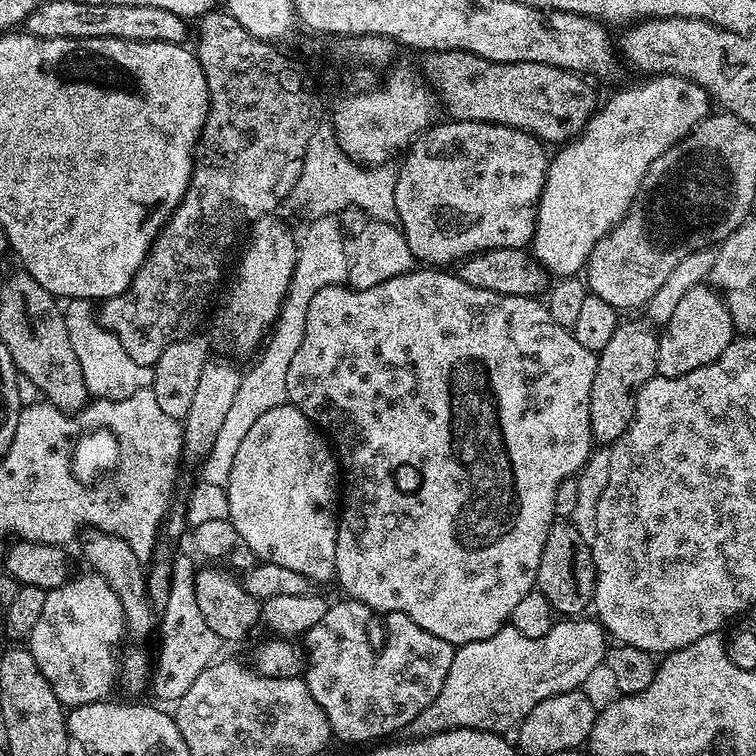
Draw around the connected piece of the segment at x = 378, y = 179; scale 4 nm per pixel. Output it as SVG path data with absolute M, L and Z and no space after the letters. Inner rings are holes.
M321 126L306 146L298 196L300 192L301 198L304 199L304 208L309 212L307 215L312 218L325 214L340 214L343 213L343 208L358 208L365 217L371 218L374 210L370 210L370 206L374 208L382 204L380 192L390 190L390 196L394 196L399 173L399 167L392 162L377 166L354 163L336 141L335 131L331 127Z

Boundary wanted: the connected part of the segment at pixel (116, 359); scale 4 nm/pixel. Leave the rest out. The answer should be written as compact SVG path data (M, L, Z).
M72 299L65 303L64 321L70 337L74 354L78 357L82 367L82 376L86 381L86 388L91 397L101 400L121 401L142 389L151 387L153 382L153 367L144 367L135 362L134 358L126 353L122 342L116 335L98 327L96 310L93 303L84 299Z

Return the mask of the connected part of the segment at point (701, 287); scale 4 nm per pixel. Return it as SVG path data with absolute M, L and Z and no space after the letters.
M699 284L678 302L674 313L659 333L659 348L656 351L657 375L676 378L709 365L721 356L726 346L732 343L735 334L723 297L711 285Z

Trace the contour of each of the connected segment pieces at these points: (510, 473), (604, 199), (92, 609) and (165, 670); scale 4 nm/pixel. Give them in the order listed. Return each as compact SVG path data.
M424 266L424 267L421 267L421 269L422 269L422 270L421 270L421 272L419 272L419 270L413 270L413 271L410 271L410 272L407 272L407 273L406 273L406 274L398 274L398 275L397 275L397 276L395 276L395 277L394 277L394 278L390 278L390 279L389 279L389 280L387 280L387 281L386 281L386 282L378 282L378 286L370 286L370 287L369 287L369 288L353 288L353 287L351 287L351 286L345 286L345 285L344 285L344 284L331 284L331 285L330 285L330 286L326 286L326 287L325 287L325 288L323 288L323 289L322 289L322 290L318 290L318 294L314 294L314 298L313 298L313 300L312 300L312 301L310 301L310 310L306 310L306 334L302 334L302 346L298 346L298 350L297 350L297 351L296 351L296 353L295 353L295 354L294 354L294 358L290 358L290 366L289 366L289 368L287 368L287 370L286 370L286 394L287 394L287 395L288 395L288 403L289 403L289 404L293 404L293 405L294 405L294 407L296 407L296 408L297 408L297 409L298 409L298 410L302 410L302 414L306 414L306 418L307 418L307 419L308 419L308 421L310 421L310 422L311 422L311 423L313 423L313 424L315 424L315 425L316 425L316 427L317 427L317 429L319 429L319 431L320 431L320 432L321 432L321 433L323 433L323 435L324 435L324 436L325 436L325 437L327 437L327 439L328 439L328 440L329 440L329 441L330 441L330 444L331 444L331 447L332 447L332 448L333 448L333 449L334 449L334 455L335 455L335 457L336 457L336 459L337 459L337 461L338 461L338 464L339 464L339 467L340 467L340 468L341 468L341 469L342 469L342 507L341 507L341 508L340 508L340 509L339 509L339 512L338 512L338 523L337 523L337 526L336 526L336 575L335 575L335 579L336 579L336 580L337 580L337 581L339 581L339 580L340 580L340 584L341 584L341 586L342 586L342 587L344 587L344 588L345 588L345 590L346 590L346 591L348 591L348 592L345 592L345 593L347 593L347 595L348 595L348 596L349 596L349 597L351 597L351 599L353 599L353 600L357 600L357 601L358 601L358 602L362 602L362 603L363 603L363 604L365 604L365 605L366 605L366 606L370 606L370 607L371 607L371 608L372 608L372 609L373 609L373 610L375 610L375 611L376 611L376 612L379 612L379 613L381 613L381 614L383 614L383 613L386 613L386 612L401 612L401 613L402 613L402 614L406 614L406 615L407 615L407 616L409 616L409 617L410 617L410 618L414 618L414 622L418 622L418 626L422 626L422 630L426 630L426 631L429 631L429 632L430 632L430 634L434 634L434 636L435 636L435 637L437 637L437 638L442 638L442 639L445 639L445 640L446 640L446 642L448 642L448 643L450 643L450 644L452 644L452 645L453 645L453 646L459 646L459 645L461 645L461 644L469 644L469 643L470 643L470 642L482 642L482 638L490 638L490 634L498 634L498 630L499 630L499 629L500 629L500 628L502 628L502 627L505 627L505 625L507 625L507 624L508 624L508 623L509 623L509 621L511 621L511 619L512 619L512 615L513 615L513 614L514 614L514 606L518 606L518 602L519 602L519 601L520 601L520 599L521 599L521 598L526 598L526 594L527 594L527 593L528 593L528 592L531 592L531 591L533 591L533 589L535 589L535 588L536 588L536 575L537 575L537 574L538 574L538 562L539 562L539 561L540 561L540 559L541 559L541 558L542 558L542 546L546 546L546 538L547 538L547 537L548 537L548 532L549 532L549 531L550 531L550 529L551 529L551 528L552 528L552 526L553 526L553 523L554 523L554 517L555 517L555 516L556 516L556 511L555 511L555 510L554 510L554 494L558 494L558 483L556 483L556 482L554 482L554 479L553 479L553 480L552 480L552 464L551 464L551 462L550 462L550 461L548 461L548 460L577 460L577 462L583 462L583 461L585 461L585 460L587 460L587 459L588 459L588 455L590 455L590 453L591 453L591 452L592 452L592 451L594 451L594 441L593 441L593 439L592 439L592 427L591 427L591 426L590 426L590 390L591 390L591 389L592 389L592 387L593 387L593 386L594 386L594 374L595 374L595 373L596 373L596 357L597 357L597 353L594 353L594 352L591 352L591 351L590 351L590 350L586 350L586 346L582 346L582 345L580 345L580 344L579 344L579 343L578 343L578 342L577 342L577 341L576 341L576 339L574 339L574 338L573 338L573 337L572 337L572 333L571 333L571 331L569 331L569 329L567 329L567 328L564 328L564 327L563 327L563 326L562 326L562 325L561 325L561 324L559 324L559 323L558 323L558 322L554 322L554 318L550 318L550 314L549 314L549 313L548 313L548 306L547 306L547 303L544 303L544 302L541 302L541 301L540 301L540 300L539 300L539 299L536 299L536 298L533 298L533 297L530 297L530 296L507 296L507 295L506 295L506 294L494 294L494 293L493 293L493 292L491 292L491 291L490 291L490 290L478 290L478 286L466 286L466 282L462 282L462 281L461 281L461 280L460 280L460 279L458 279L458 278L457 278L457 276L456 276L456 275L454 275L454 274L453 274L453 273L452 273L452 272L451 272L451 271L448 271L448 270L433 270L433 269L432 269L432 268L431 268L431 267L428 267L428 266Z
M661 74L644 78L641 84L632 84L616 92L601 103L588 120L579 136L567 141L557 156L551 157L548 181L536 207L536 229L532 235L530 251L536 260L553 277L563 278L579 273L587 265L594 246L630 210L633 200L640 193L646 170L670 146L679 142L694 126L710 115L708 92L692 80L681 76Z
M95 574L87 575L73 575L62 586L47 589L42 615L26 641L26 646L34 654L34 662L38 662L38 670L42 670L46 682L50 682L50 690L54 690L60 703L69 709L77 708L79 704L106 700L113 695L112 687L117 687L118 684L116 643L126 636L124 611L122 602L118 602L118 594L106 586L106 578Z
M188 560L175 561L174 575L170 582L168 597L162 605L162 615L158 620L160 653L154 656L154 671L150 676L150 692L157 696L157 698L155 697L157 701L169 700L169 702L175 702L180 700L182 694L186 694L186 690L190 690L194 678L198 678L198 674L202 674L202 670L206 670L209 664L221 655L222 642L218 638L218 634L214 634L214 630L210 630L210 625L206 623L206 618L202 618L202 609L198 606L198 594L194 594L195 581L196 572L194 567L192 568L191 562Z

